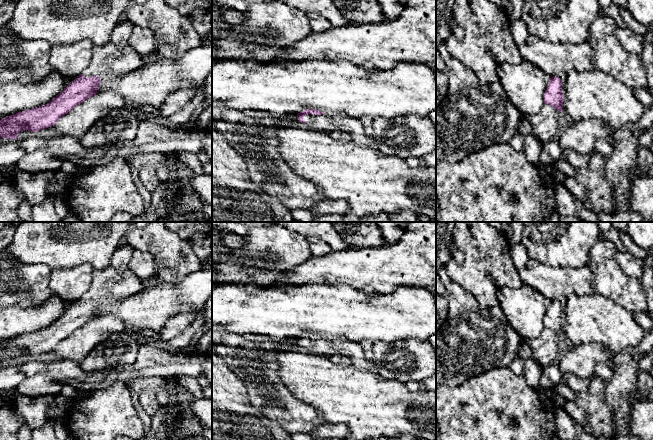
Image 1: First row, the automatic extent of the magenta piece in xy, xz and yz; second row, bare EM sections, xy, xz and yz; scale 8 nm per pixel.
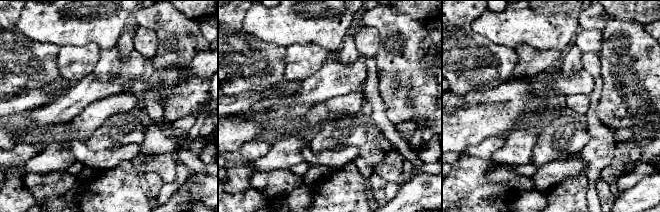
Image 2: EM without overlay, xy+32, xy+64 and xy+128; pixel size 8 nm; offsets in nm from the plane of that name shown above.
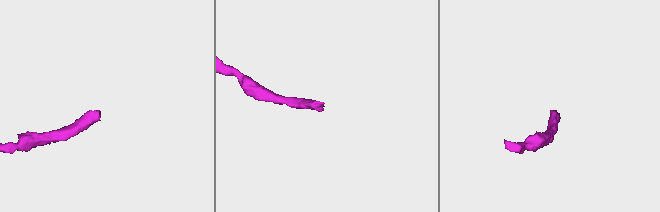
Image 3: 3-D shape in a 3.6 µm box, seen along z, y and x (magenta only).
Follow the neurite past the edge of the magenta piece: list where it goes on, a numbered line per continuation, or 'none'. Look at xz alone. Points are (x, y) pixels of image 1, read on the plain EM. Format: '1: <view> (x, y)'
1: xz (327, 346)

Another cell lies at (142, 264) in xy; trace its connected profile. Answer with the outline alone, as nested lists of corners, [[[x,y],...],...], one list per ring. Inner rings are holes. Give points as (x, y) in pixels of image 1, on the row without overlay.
[[[134,250],[128,268],[140,279],[148,282],[155,275],[155,260],[148,252]]]

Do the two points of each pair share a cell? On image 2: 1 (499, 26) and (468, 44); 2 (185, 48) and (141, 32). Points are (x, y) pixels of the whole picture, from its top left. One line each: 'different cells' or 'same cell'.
1: different cells
2: different cells

